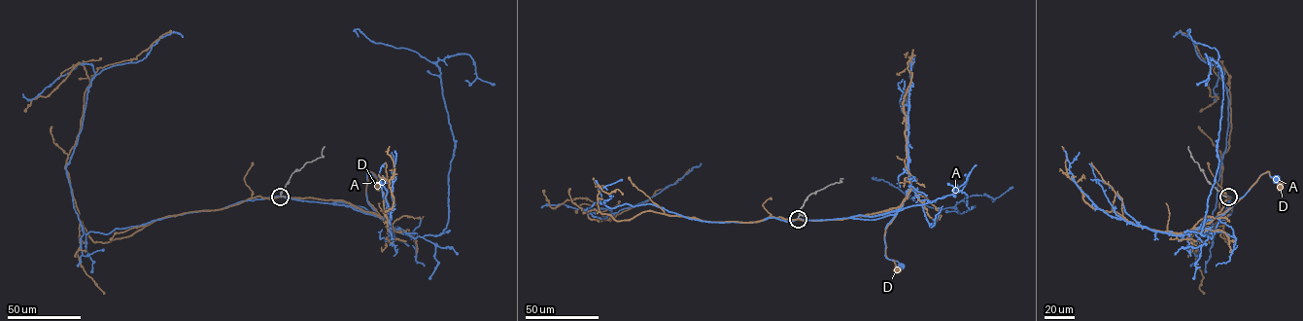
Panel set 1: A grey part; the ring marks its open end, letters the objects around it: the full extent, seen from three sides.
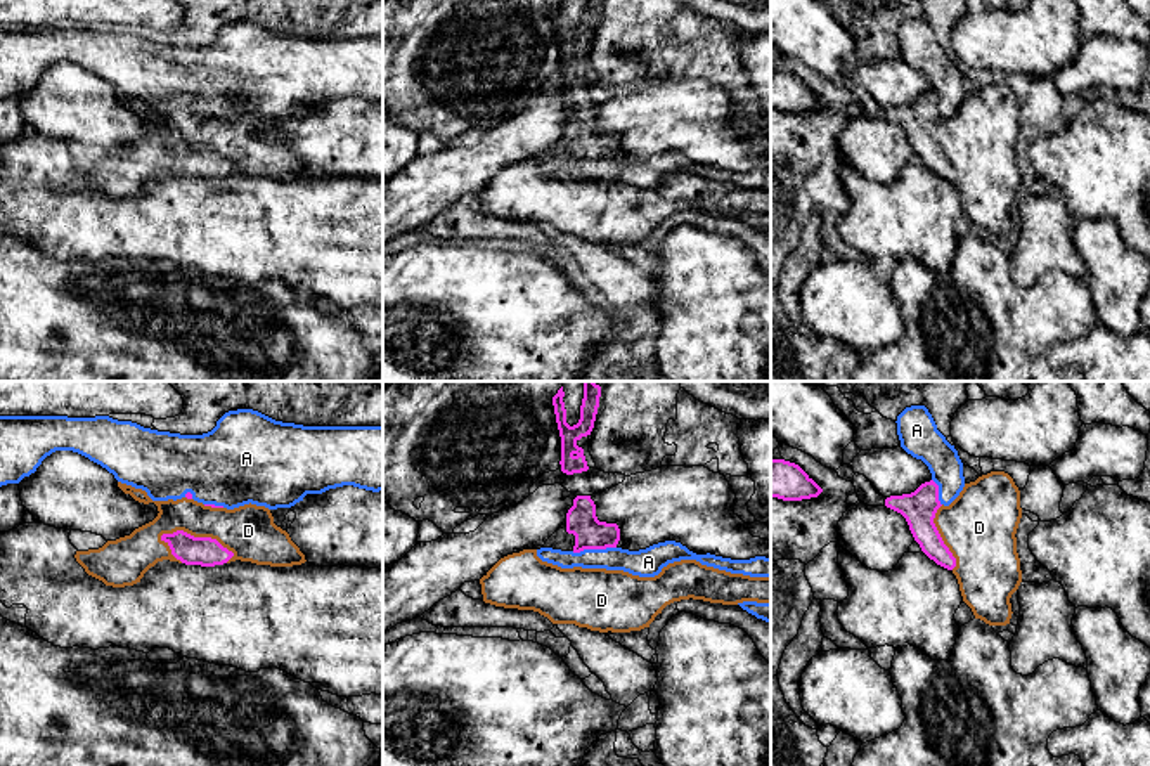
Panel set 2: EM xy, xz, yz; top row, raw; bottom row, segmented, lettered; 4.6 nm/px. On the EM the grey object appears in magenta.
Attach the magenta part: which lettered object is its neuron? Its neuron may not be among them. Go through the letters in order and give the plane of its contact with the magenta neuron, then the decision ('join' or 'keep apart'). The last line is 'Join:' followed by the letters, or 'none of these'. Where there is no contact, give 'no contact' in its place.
A: meets magenta in xz; keep apart
D: meets magenta in xy; join
Join: D

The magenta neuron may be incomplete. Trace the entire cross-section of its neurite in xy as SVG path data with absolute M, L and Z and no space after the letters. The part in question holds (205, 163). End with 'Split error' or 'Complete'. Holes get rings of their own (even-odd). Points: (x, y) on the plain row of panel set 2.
M121 94L118 99L139 114L154 114L159 125L130 147L107 153L99 161L76 163L74 170L85 184L106 198L133 198L163 172L201 179L236 172L270 179L307 173L265 118L249 114L227 121L197 114L191 104L177 113L152 113L142 101Z. Split error

